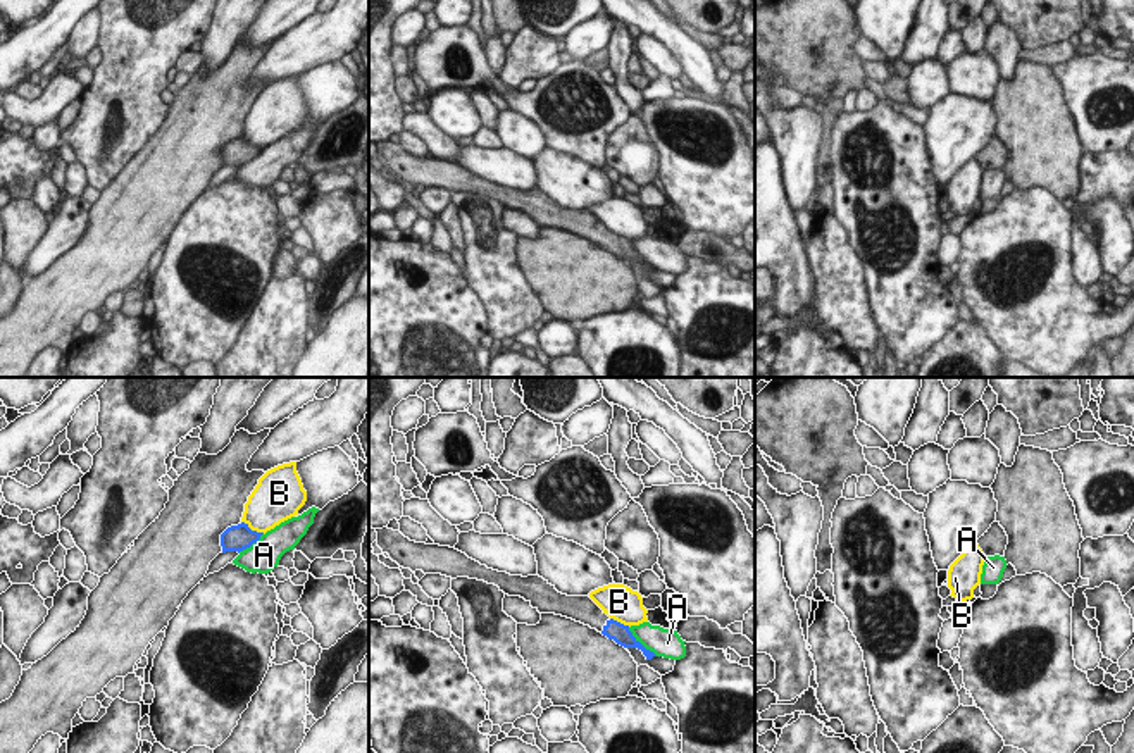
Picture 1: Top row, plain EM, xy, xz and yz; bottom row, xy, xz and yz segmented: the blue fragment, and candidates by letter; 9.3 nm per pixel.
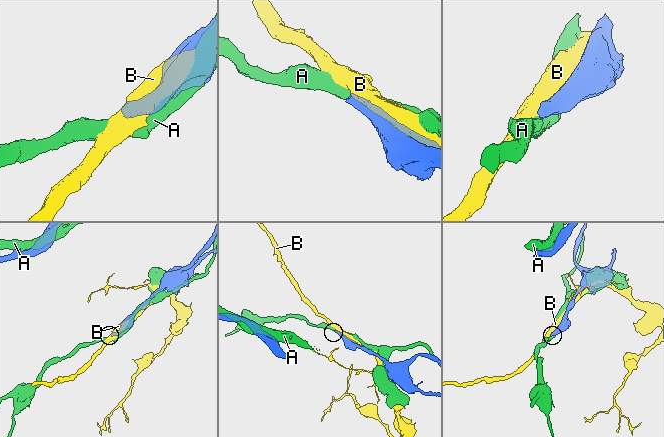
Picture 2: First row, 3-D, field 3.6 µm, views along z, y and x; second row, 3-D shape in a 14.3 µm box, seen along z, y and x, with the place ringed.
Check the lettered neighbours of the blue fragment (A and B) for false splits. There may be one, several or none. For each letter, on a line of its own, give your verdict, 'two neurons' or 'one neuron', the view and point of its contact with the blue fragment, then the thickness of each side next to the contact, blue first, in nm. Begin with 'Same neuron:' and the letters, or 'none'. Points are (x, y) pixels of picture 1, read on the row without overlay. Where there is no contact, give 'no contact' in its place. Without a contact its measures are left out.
Same neuron: none
A: two neurons | xz (640, 257) | 180/260 nm
B: two neurons | xy (254, 145) | 260/380 nm

